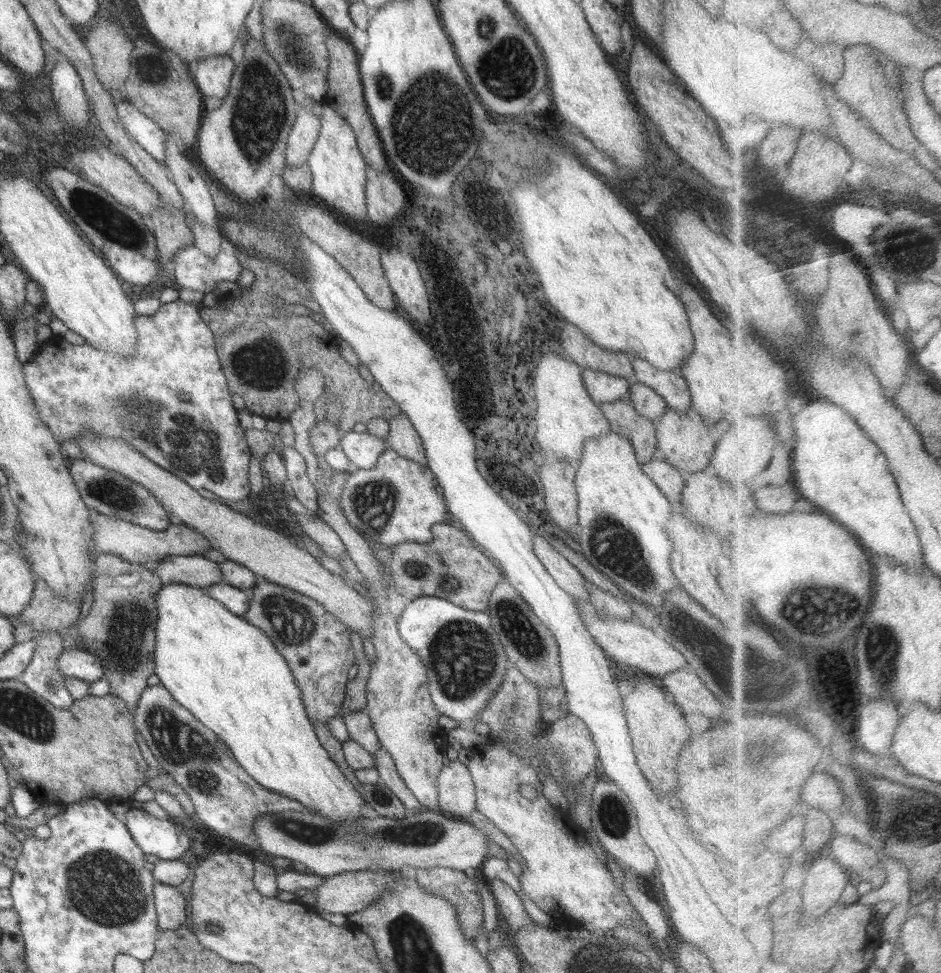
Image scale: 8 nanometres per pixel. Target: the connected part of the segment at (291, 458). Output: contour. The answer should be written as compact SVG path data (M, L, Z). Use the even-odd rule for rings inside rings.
M285 446L281 458L288 478L286 488L289 492L294 492L292 497L300 501L308 511L316 513L319 508L317 490L308 477L304 457L294 447Z

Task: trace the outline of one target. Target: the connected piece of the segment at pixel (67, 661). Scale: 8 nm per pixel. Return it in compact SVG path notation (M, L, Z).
M70 645L60 653L56 659L56 666L60 668L60 672L67 678L74 676L88 683L96 680L104 680L104 670L102 670L102 662L98 656L90 654L90 652L77 649Z

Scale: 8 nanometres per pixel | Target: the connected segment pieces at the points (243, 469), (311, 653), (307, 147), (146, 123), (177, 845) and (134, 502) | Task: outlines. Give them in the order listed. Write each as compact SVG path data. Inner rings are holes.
M178 299L161 304L154 316L136 314L134 328L138 332L138 341L133 356L96 349L90 343L72 344L53 335L40 344L35 358L21 364L21 372L40 420L58 444L65 441L78 443L86 432L94 437L120 438L196 490L206 488L219 499L230 502L253 499L255 495L251 493L249 481L252 451L231 400L227 378L217 356L215 336L200 316L201 306Z
M258 577L250 592L250 605L243 619L269 636L278 652L291 668L296 685L302 693L308 718L313 720L314 730L322 746L330 753L332 760L344 772L346 779L362 791L355 769L346 762L342 743L326 727L326 722L340 715L350 667L356 663L350 631L347 626L308 595L280 586L278 583Z
M299 106L296 116L285 148L286 164L290 166L307 162L321 131L321 118L312 111Z
M128 100L118 102L115 106L118 120L122 122L124 130L150 156L166 164L166 132Z
M130 808L125 814L125 825L132 836L132 839L138 844L138 847L146 856L153 855L161 860L178 860L180 856L184 856L190 850L190 842L192 840L192 830L182 827L178 823L170 820L158 819L148 811L142 809Z
M72 459L70 474L78 488L82 501L89 510L96 510L106 516L119 518L156 532L166 530L174 518L168 513L142 484L134 482L108 468L102 468L88 459Z

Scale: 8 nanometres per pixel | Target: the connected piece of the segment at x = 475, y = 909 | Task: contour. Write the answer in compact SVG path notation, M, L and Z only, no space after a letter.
M420 868L412 873L426 892L456 908L460 929L474 941L484 924L482 896L468 873L446 868Z

